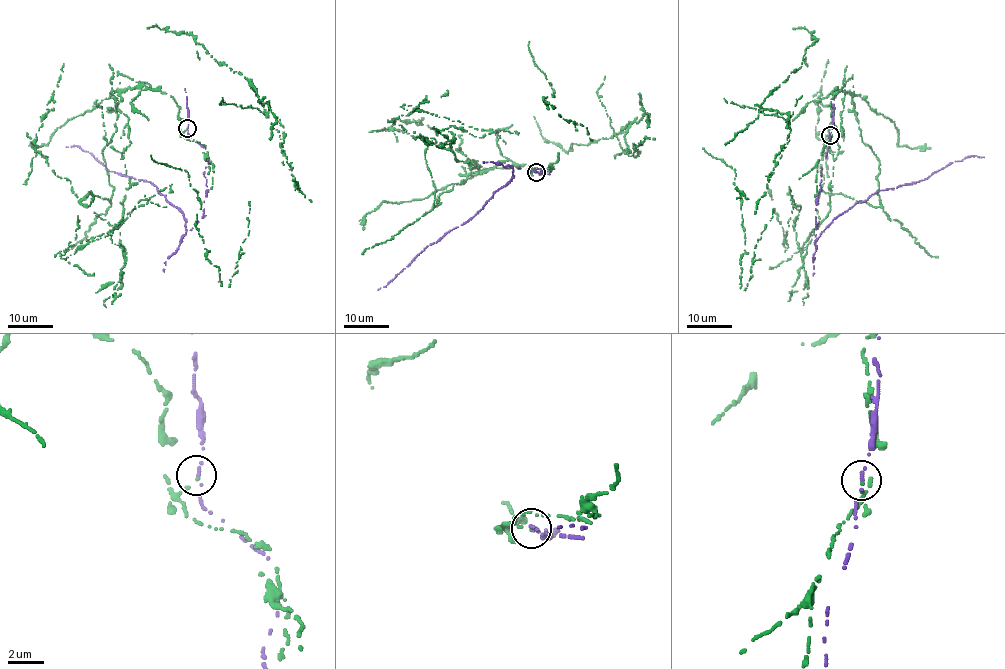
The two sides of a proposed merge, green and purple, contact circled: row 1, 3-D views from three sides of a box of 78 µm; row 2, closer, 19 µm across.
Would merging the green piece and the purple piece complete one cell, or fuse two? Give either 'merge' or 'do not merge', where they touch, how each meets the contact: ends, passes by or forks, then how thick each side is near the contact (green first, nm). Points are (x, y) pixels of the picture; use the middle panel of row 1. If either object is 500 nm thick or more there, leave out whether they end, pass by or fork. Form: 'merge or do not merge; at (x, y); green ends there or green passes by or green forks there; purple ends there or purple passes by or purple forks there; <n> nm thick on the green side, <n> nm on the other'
do not merge; at (536, 172); green ends there; purple ends there; 170 nm thick on the green side, 200 nm on the other

